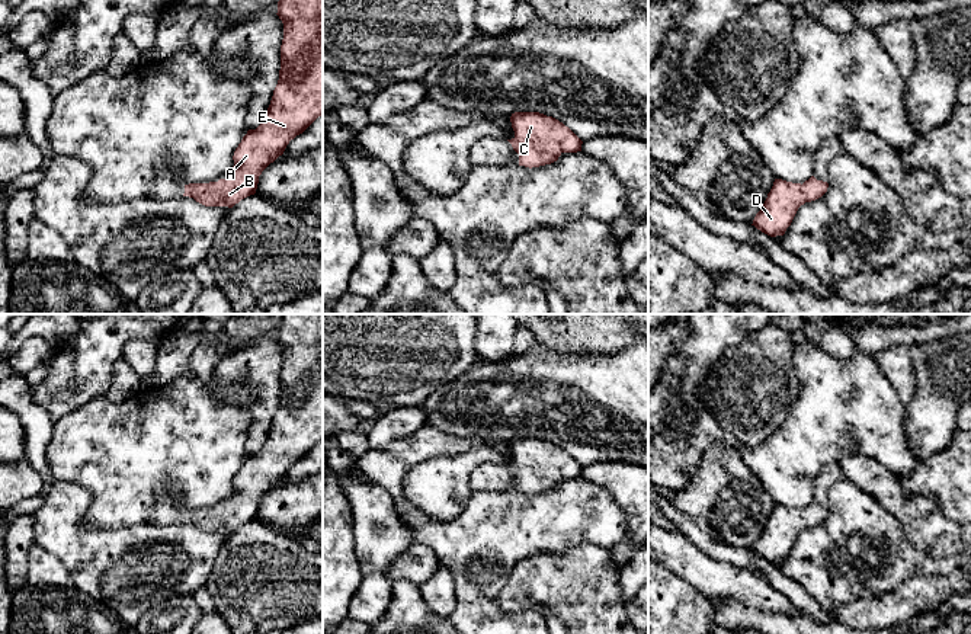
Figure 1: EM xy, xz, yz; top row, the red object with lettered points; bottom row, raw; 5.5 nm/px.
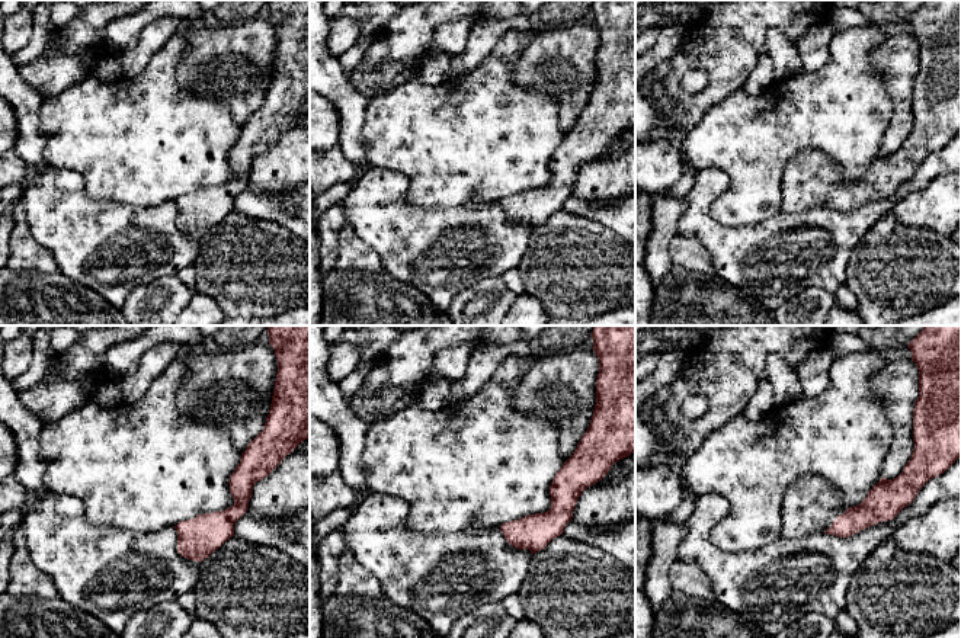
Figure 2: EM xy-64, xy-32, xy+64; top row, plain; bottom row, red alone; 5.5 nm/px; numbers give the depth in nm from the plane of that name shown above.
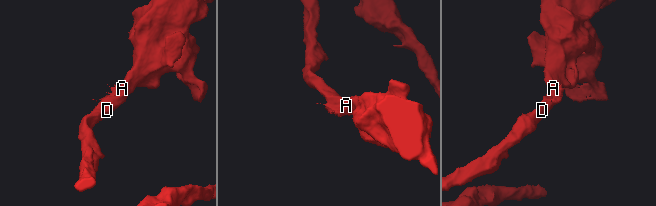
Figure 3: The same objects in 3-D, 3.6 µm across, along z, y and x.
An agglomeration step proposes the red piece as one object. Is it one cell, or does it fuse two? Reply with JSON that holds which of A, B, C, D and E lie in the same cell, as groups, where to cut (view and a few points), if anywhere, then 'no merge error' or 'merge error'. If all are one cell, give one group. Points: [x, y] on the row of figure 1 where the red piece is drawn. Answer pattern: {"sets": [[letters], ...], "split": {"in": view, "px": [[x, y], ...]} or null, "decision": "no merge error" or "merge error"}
{"sets": [["A", "B", "C", "D", "E"]], "split": null, "decision": "no merge error"}

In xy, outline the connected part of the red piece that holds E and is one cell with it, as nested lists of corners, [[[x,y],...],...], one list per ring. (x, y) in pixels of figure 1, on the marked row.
[[[279,0],[276,15],[283,23],[281,70],[263,122],[243,137],[233,156],[233,170],[225,179],[185,185],[183,196],[205,206],[233,208],[254,195],[262,172],[283,154],[291,140],[323,115],[323,0]]]

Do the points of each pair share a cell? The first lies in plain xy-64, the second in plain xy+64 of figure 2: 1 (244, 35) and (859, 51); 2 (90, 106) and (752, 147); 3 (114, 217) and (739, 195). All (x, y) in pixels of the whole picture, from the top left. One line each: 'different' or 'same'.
1: different
2: same
3: different

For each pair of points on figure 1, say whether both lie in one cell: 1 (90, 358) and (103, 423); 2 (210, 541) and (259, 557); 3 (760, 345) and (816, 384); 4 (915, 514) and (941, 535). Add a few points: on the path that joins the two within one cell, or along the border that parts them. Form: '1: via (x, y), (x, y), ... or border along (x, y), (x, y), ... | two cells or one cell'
1: border along (103, 394), (87, 400), (67, 413) | two cells
2: border along (230, 534), (208, 578) | two cells
3: border along (795, 345), (794, 403) | two cells
4: via (920, 519), (935, 534) | one cell

